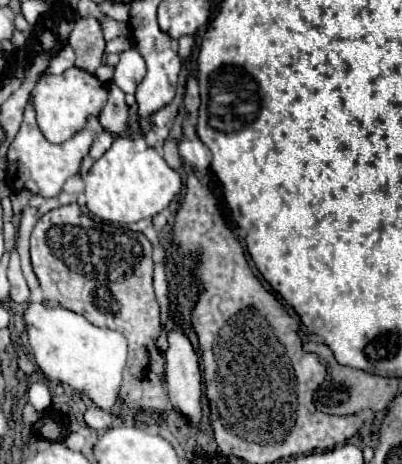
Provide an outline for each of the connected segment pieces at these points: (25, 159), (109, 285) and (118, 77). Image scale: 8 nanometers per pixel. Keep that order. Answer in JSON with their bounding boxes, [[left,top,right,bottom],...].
[[6,104,102,196],[30,204,172,422],[114,48,146,94]]

